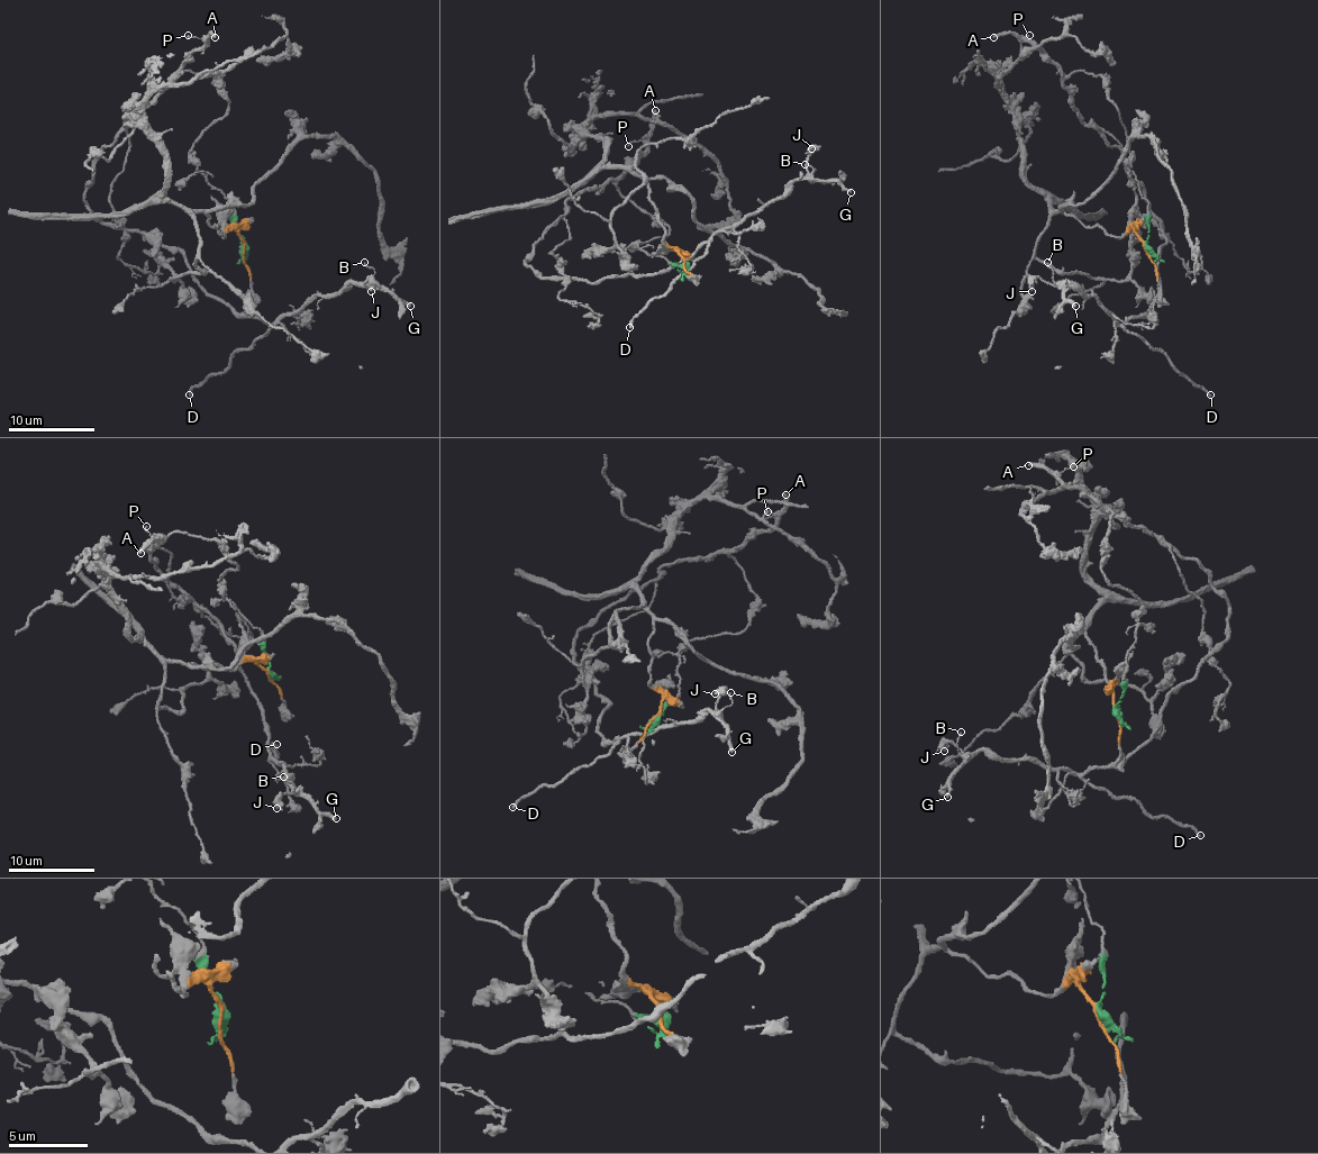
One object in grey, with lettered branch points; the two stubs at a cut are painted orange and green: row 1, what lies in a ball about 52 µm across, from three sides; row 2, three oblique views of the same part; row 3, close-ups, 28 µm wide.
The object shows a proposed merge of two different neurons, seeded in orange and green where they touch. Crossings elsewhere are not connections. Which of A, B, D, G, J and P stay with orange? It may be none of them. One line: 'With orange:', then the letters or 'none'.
With orange: none

